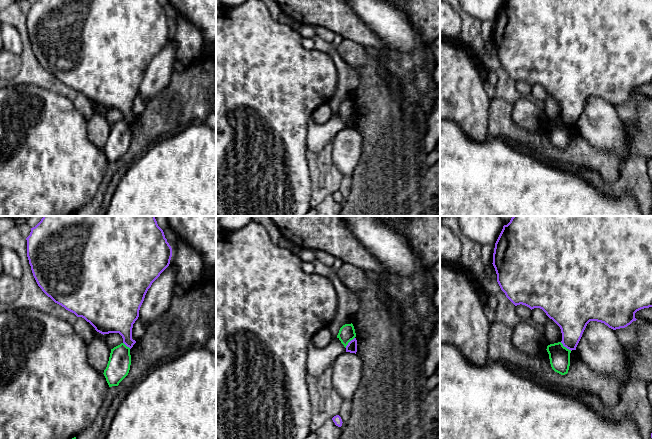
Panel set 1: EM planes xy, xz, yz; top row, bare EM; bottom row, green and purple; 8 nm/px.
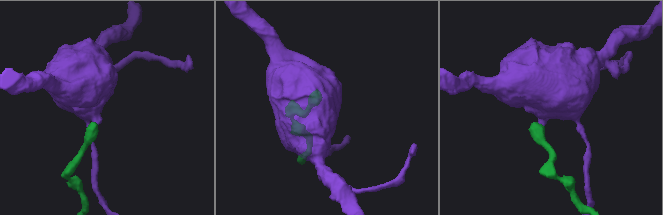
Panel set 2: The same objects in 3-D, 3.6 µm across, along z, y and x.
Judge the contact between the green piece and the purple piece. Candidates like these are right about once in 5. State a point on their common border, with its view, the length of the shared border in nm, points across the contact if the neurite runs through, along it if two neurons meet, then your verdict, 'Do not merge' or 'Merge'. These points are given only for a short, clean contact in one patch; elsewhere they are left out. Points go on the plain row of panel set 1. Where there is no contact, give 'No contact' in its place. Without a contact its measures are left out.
Touches green at yz (565, 123). Shared border 120 nm. Boundary: yz (560, 118), (571, 126). Do not merge

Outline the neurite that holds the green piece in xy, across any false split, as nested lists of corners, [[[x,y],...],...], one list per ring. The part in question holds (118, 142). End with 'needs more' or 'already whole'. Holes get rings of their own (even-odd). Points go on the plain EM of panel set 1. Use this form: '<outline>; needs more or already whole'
[[[124,119],[111,125],[109,137],[104,152],[109,163],[118,162],[128,151],[131,141],[130,124]]]; already whole

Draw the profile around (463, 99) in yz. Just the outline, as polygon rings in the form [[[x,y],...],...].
[[[440,38],[440,119],[457,123],[477,143],[488,139],[491,99],[484,89],[482,68],[465,46]]]

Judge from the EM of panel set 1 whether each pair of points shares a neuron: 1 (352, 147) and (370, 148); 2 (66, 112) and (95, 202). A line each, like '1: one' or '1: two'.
1: two
2: two

